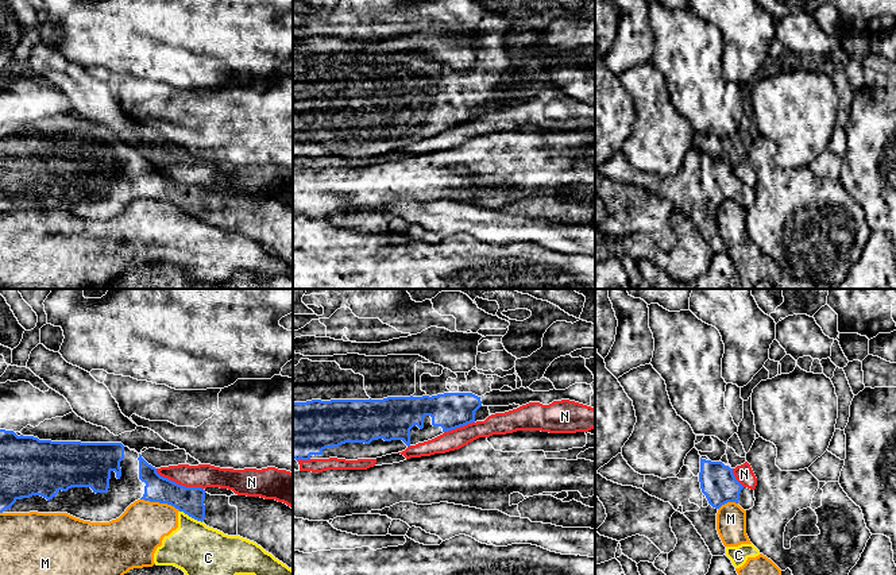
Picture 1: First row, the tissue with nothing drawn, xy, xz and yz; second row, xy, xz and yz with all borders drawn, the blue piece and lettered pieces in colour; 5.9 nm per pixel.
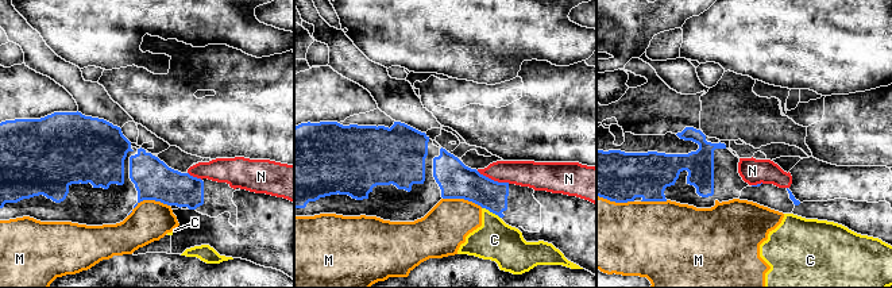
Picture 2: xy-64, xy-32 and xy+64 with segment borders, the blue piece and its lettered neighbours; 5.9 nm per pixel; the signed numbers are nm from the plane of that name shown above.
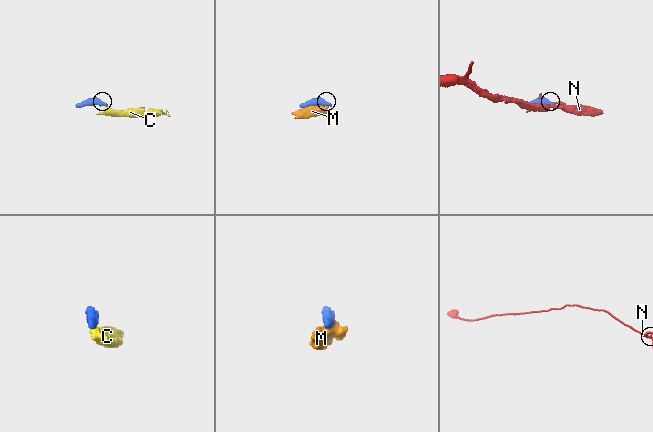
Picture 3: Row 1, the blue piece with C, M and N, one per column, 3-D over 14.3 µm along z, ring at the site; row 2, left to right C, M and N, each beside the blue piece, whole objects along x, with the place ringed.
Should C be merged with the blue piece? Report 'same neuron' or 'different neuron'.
different neuron

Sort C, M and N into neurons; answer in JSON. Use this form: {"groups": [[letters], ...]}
{"groups": [["C", "M"], ["N"]]}

